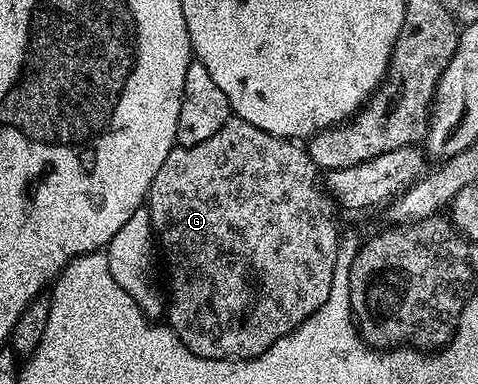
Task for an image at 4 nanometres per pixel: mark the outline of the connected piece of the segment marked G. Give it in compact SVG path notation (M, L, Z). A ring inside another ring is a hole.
M231 116L215 136L203 140L203 144L194 146L174 146L173 151L163 160L163 168L155 172L155 180L151 180L147 209L153 225L156 241L165 249L165 258L169 261L169 294L167 290L167 324L183 340L191 352L204 358L228 358L244 360L258 358L275 340L287 336L299 324L303 324L322 306L331 292L331 280L339 274L338 243L343 232L337 227L339 206L331 197L319 179L319 171L311 160L308 149L304 145L288 138L271 136L271 132L263 132L263 128L255 128L255 124L247 124L247 120Z

